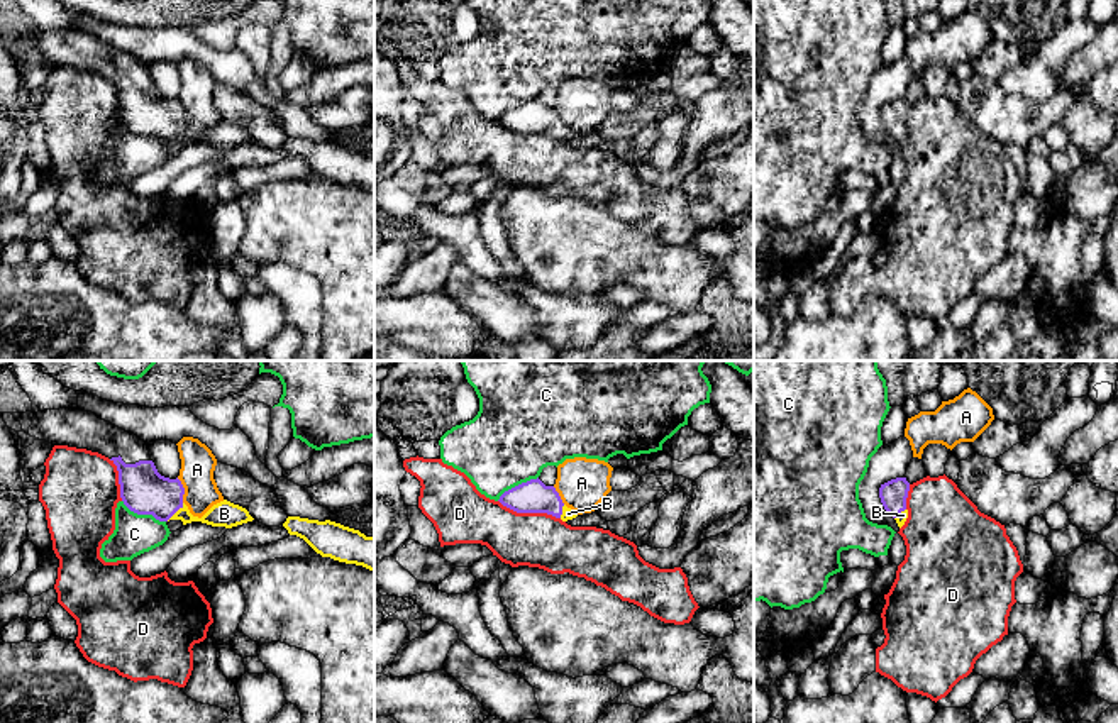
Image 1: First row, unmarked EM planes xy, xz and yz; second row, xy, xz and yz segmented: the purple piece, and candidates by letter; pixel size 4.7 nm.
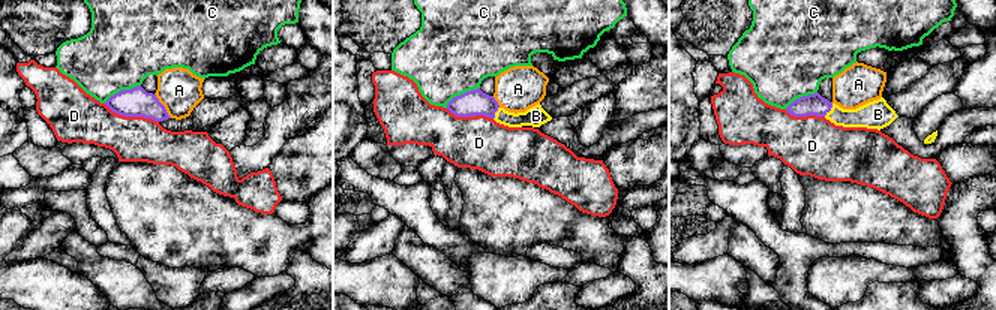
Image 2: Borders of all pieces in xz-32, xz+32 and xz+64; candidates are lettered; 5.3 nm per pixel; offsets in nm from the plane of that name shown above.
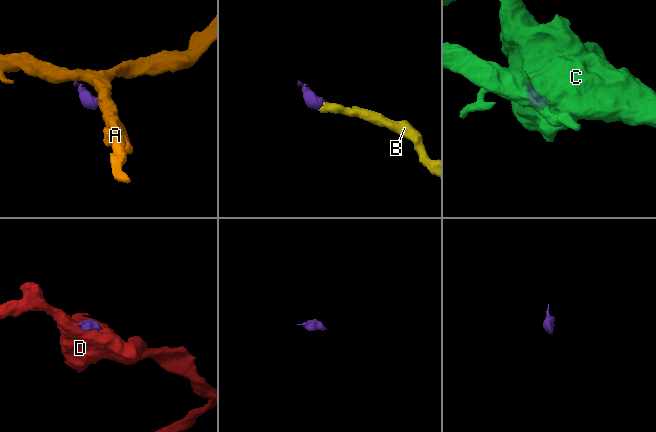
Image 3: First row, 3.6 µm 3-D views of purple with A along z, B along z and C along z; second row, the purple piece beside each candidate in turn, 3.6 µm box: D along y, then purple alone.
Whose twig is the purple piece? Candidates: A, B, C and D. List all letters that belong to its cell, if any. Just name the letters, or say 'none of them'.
B

